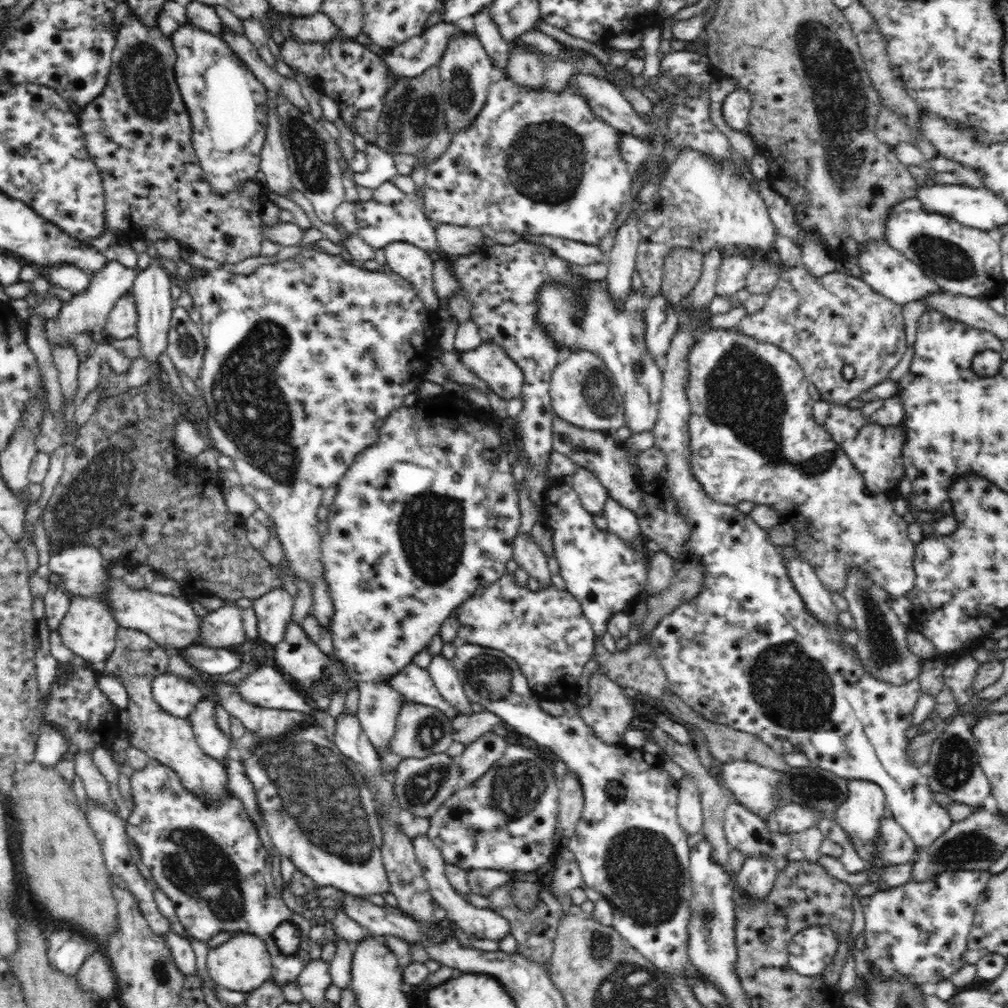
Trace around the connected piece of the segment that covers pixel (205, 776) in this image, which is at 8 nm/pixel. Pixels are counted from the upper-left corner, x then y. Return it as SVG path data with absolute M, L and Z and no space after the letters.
M119 626L114 650L96 669L99 675L114 676L126 688L129 721L123 728L129 744L146 752L151 760L172 768L188 791L218 802L231 795L223 761L208 756L196 742L190 721L164 711L152 694L152 680L168 670L165 649L143 632Z

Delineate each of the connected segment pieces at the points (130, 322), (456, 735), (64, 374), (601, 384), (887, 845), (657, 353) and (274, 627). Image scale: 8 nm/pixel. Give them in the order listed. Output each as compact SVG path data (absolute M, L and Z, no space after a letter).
M132 292L121 296L110 310L105 330L118 340L137 336L138 313Z
M486 709L469 715L457 714L451 717L451 721L452 740L462 742L464 747L479 739L483 734L493 732L494 725L503 724L498 715Z
M52 347L53 363L59 372L60 387L66 401L72 401L78 387L79 359L72 347Z
M588 350L574 352L556 366L549 394L556 416L580 428L614 432L625 424L625 408L614 376L602 359Z
M883 818L879 836L877 852L878 857L883 862L881 866L886 868L912 861L917 852L917 847L912 838L904 831L904 828L893 818Z
M658 294L648 299L645 310L645 342L648 353L655 358L665 356L678 328L679 311L672 308L666 299Z
M274 587L253 601L257 617L257 636L268 644L279 643L284 638L288 622L292 620L293 596L282 587Z

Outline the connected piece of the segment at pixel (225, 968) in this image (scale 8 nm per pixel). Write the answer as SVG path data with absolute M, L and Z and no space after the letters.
M238 931L236 936L232 936L230 940L226 940L217 948L210 949L207 955L207 967L210 978L218 987L245 993L249 993L270 980L273 969L264 940L243 931Z

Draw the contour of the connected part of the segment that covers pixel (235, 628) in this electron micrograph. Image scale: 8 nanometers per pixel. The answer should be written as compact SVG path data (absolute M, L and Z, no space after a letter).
M224 600L224 606L202 618L202 632L196 645L212 648L230 648L248 640L242 623L242 608L235 601Z

